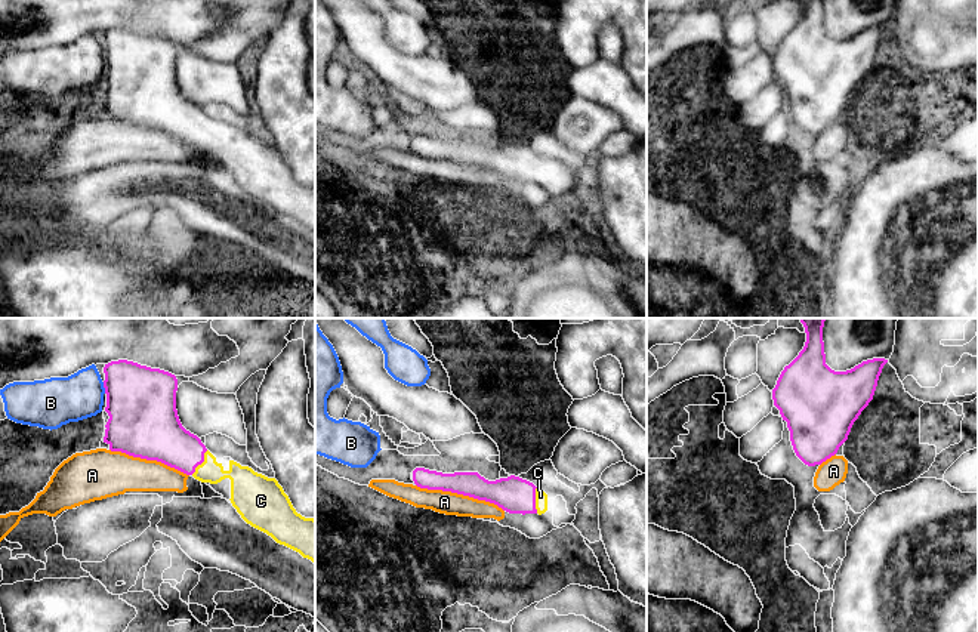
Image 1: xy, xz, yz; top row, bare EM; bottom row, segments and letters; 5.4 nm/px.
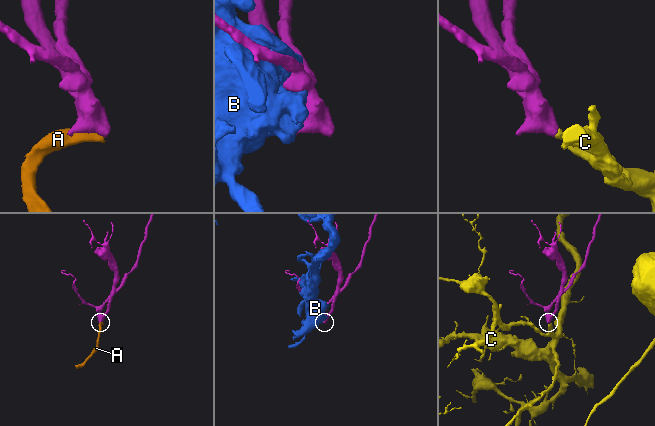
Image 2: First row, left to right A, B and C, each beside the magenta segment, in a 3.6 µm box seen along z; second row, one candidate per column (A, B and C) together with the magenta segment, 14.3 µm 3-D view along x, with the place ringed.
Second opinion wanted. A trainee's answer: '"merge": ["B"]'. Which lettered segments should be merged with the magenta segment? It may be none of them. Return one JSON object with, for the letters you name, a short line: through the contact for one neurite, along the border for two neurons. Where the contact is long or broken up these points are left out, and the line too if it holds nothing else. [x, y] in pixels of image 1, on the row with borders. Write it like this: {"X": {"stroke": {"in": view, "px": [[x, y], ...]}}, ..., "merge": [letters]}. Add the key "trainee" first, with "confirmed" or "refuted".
{"trainee": "refuted", "C": {"stroke": {"in": "xy", "px": [[163, 438], [201, 462], [243, 480]]}}, "merge": ["C"]}

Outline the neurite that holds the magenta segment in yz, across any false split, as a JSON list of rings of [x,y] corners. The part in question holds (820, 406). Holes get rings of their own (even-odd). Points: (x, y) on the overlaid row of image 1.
[[[800,318],[806,342],[799,355],[784,367],[772,389],[774,406],[787,422],[796,456],[808,466],[821,465],[834,456],[848,440],[854,422],[873,400],[885,358],[863,361],[846,372],[834,372],[826,364],[823,327],[826,318]]]

